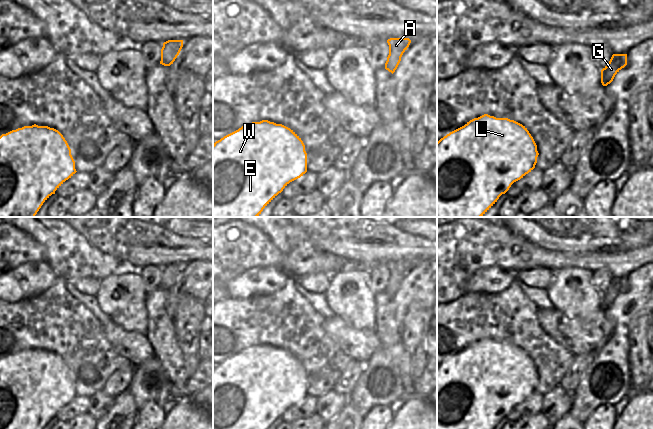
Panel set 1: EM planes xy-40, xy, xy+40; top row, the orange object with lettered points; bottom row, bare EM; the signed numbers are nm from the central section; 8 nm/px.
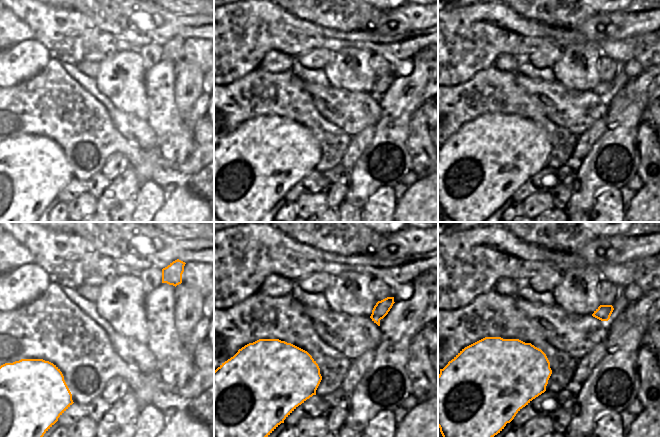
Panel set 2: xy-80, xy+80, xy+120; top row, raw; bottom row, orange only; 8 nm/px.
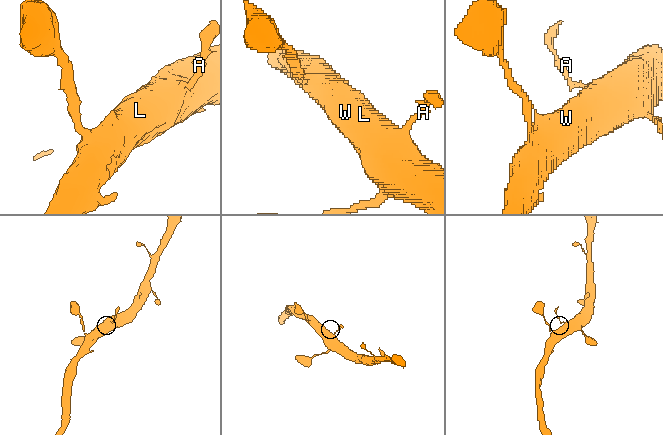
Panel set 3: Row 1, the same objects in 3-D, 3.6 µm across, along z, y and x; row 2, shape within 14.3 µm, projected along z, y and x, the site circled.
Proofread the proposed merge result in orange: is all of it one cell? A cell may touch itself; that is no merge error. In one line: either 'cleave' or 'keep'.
keep

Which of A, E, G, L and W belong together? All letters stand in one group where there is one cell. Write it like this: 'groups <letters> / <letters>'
groups A E G L W

